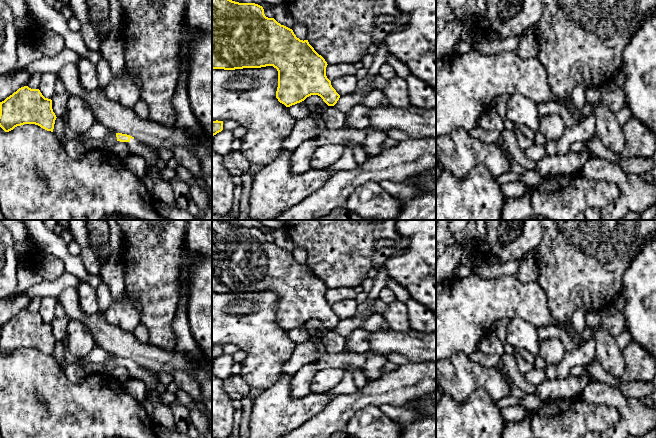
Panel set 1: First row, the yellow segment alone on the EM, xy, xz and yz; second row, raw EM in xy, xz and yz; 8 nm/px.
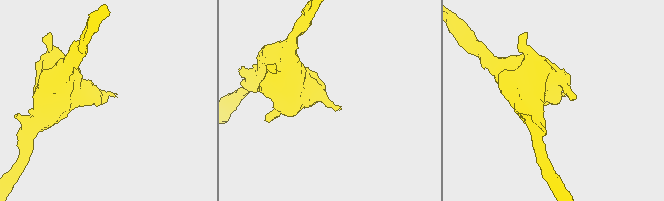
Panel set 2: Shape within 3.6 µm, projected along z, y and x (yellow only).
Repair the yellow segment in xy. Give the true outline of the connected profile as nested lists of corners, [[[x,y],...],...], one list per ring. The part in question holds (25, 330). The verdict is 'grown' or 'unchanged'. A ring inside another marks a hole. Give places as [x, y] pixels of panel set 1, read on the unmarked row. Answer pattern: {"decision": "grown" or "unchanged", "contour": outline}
{"decision": "unchanged", "contour": [[[24,310],[0,326],[0,351],[5,356],[24,348],[35,348],[53,356],[56,342],[52,333],[52,324],[45,322],[39,313],[31,313],[28,310]]]}

